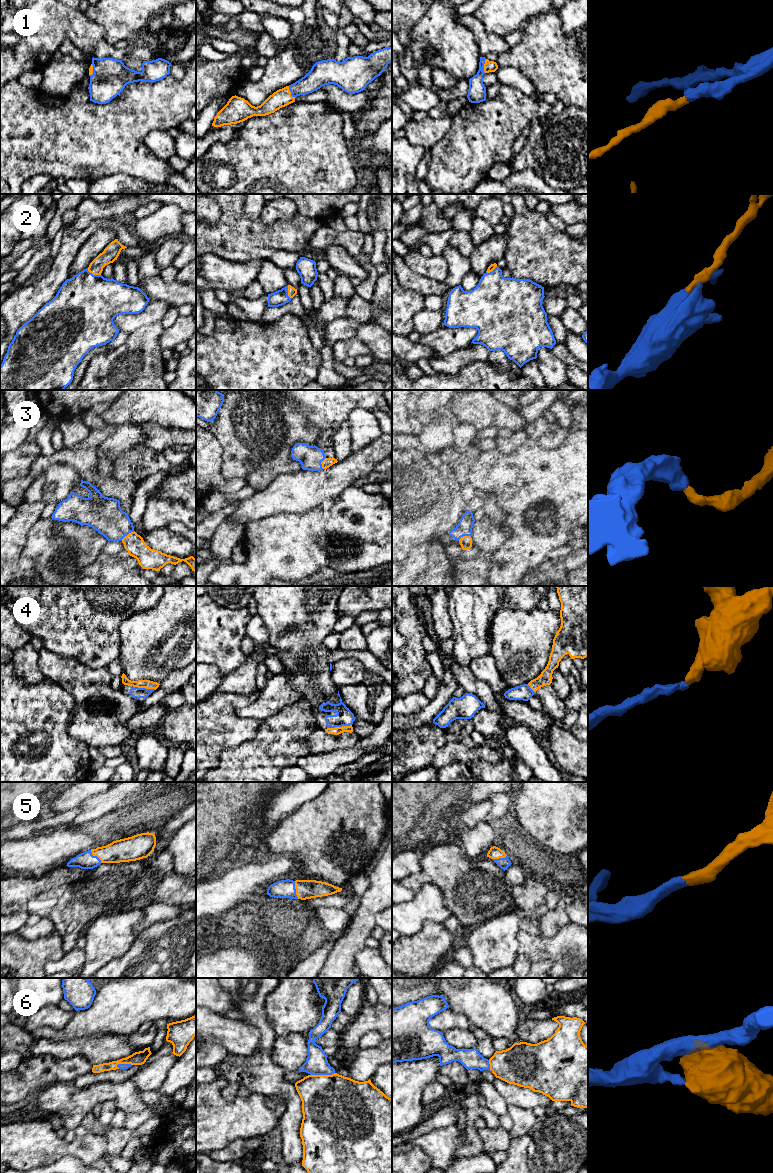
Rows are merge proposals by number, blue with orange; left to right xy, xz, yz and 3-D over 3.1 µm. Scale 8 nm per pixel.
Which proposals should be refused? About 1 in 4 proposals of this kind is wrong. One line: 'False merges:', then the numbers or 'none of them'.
False merges: none of them

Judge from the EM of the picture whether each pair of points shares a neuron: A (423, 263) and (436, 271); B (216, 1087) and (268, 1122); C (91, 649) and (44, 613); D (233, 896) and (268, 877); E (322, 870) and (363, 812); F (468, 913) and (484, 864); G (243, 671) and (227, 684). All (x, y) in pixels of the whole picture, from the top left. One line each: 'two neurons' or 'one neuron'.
A: one neuron
B: one neuron
C: one neuron
D: one neuron
E: one neuron
F: one neuron
G: one neuron

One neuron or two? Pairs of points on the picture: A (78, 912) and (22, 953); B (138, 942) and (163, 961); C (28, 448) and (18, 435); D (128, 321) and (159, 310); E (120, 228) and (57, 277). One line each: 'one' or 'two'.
A: two
B: two
C: two
D: one
E: one

